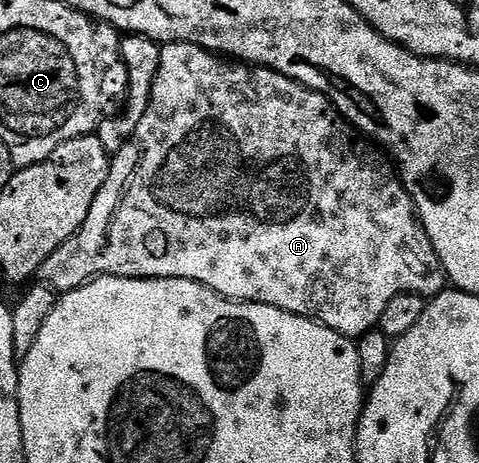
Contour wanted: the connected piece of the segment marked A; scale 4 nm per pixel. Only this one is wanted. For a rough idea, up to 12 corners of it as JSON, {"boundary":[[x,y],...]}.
{"boundary":[[160,45],[56,292],[184,278],[357,340],[445,289],[394,162]]}

